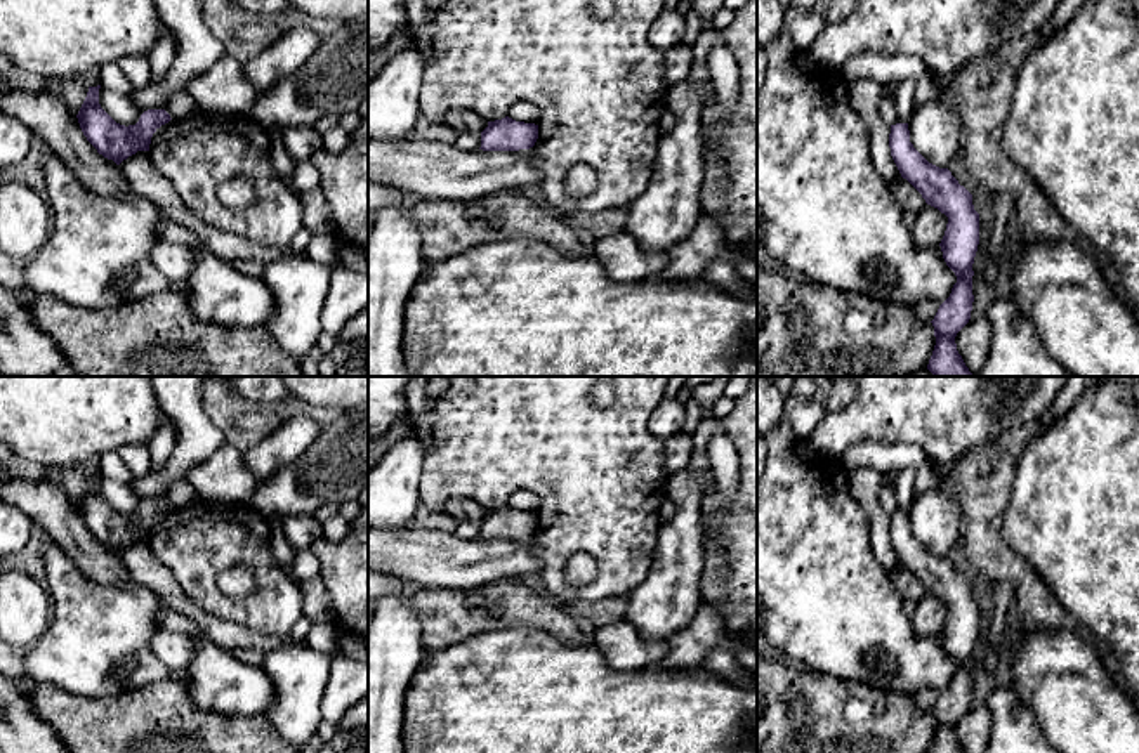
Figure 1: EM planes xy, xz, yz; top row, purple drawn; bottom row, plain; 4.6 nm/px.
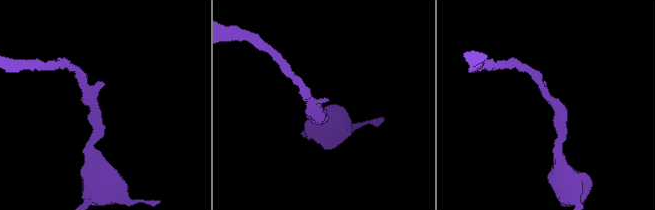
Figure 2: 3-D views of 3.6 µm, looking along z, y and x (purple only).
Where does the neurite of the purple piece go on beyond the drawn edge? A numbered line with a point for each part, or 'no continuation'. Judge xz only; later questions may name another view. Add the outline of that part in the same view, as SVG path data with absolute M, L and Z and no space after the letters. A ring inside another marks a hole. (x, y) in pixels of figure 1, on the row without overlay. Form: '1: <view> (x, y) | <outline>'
no continuation

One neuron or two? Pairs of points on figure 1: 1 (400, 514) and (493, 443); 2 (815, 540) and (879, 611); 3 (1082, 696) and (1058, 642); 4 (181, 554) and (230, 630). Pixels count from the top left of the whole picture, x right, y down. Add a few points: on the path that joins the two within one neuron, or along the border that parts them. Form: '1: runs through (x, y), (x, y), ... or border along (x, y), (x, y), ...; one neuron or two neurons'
1: border along (426, 458), (421, 469), (419, 500); two neurons
2: runs through (825, 557), (862, 594); one neuron
3: runs through (1068, 682), (1058, 672), (1058, 656); one neuron
4: border along (188, 595), (209, 613), (261, 634); two neurons

